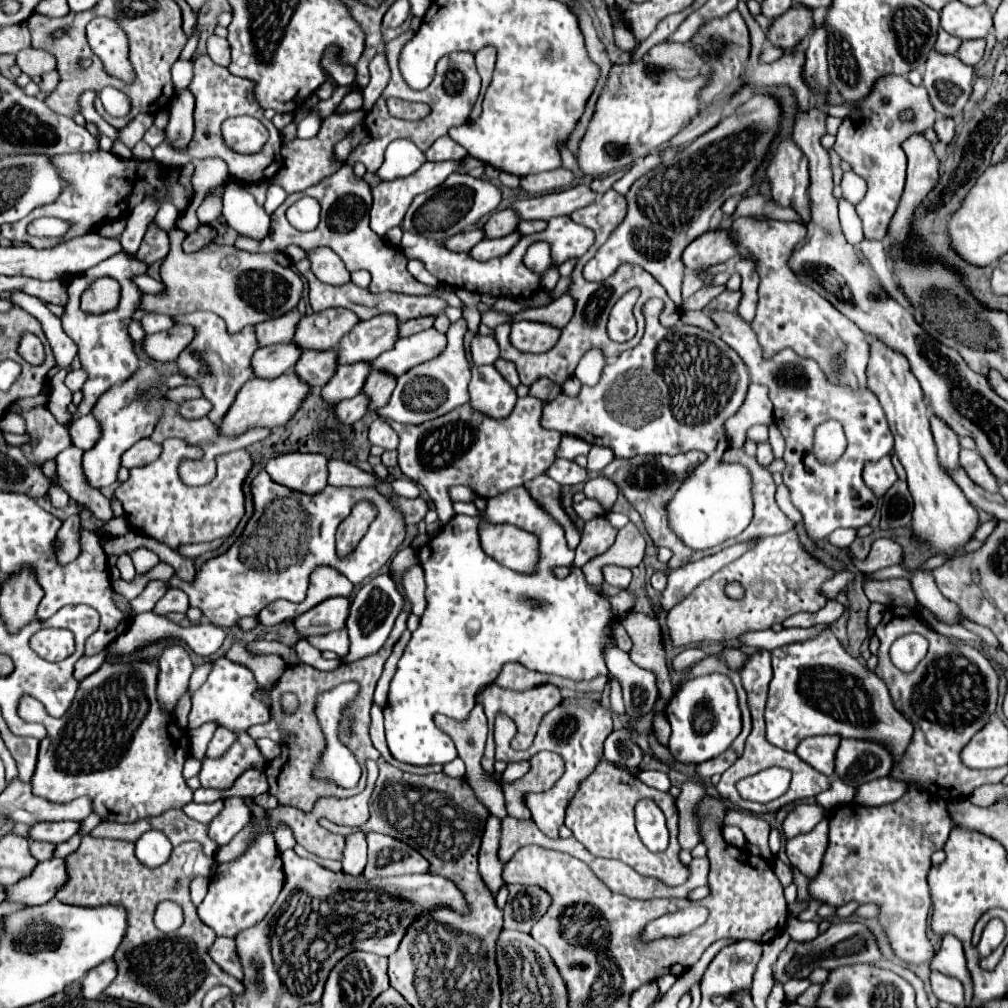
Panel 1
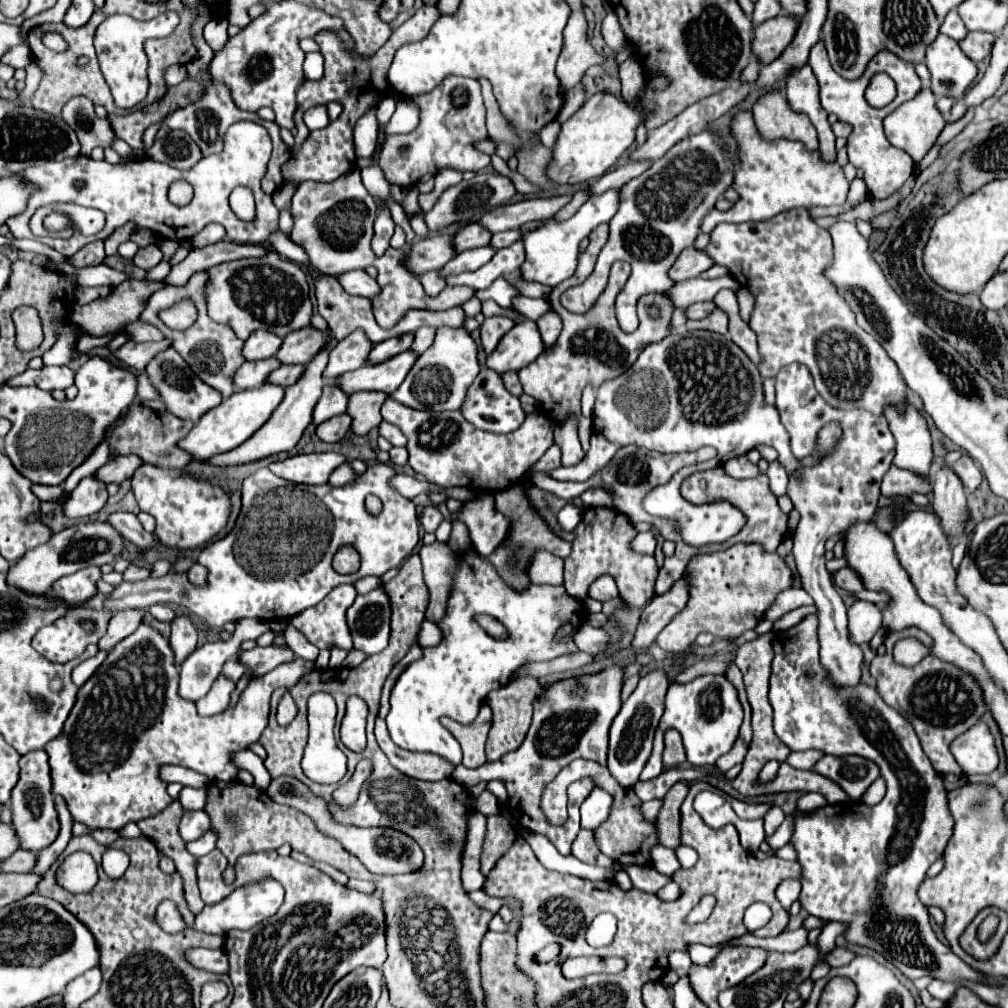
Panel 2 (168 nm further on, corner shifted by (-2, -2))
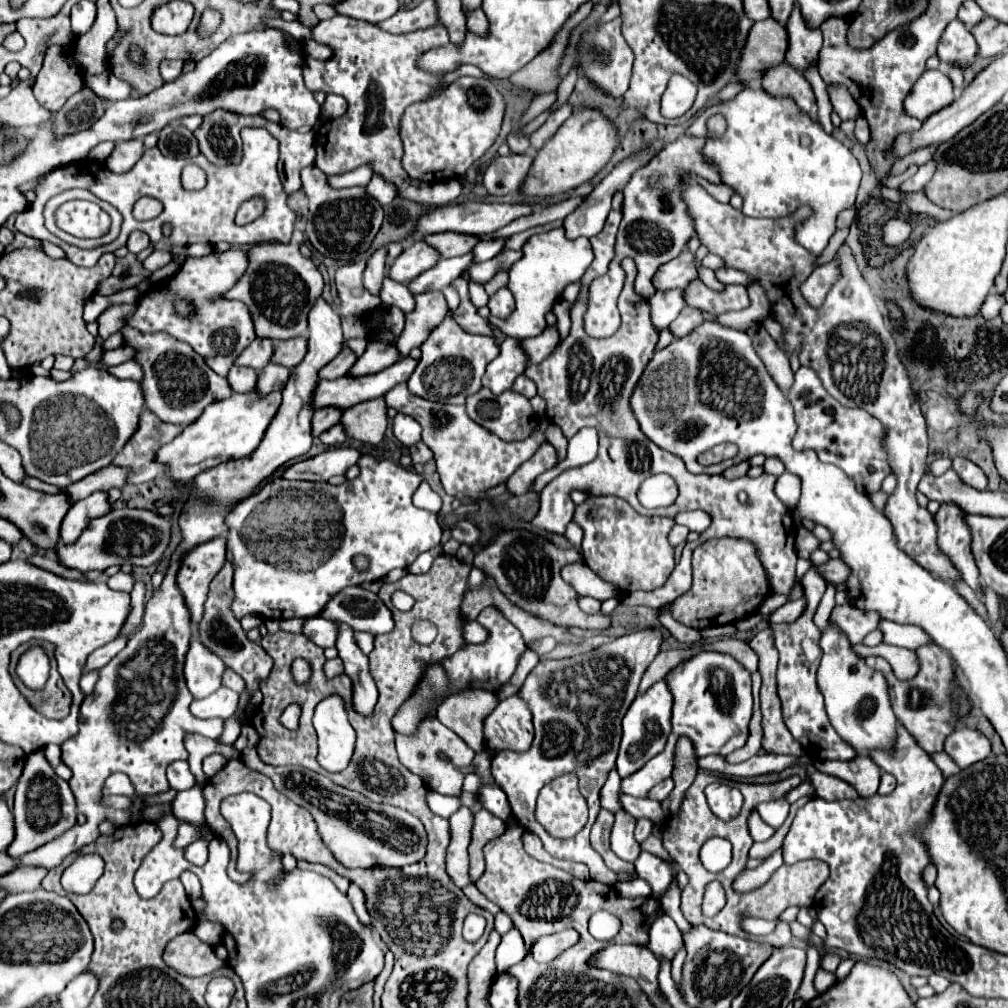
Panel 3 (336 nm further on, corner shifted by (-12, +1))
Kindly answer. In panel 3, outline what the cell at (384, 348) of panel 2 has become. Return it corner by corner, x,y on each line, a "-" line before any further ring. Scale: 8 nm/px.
370,342
368,350
356,360
356,366
352,366
352,372
348,372
348,374
354,378
376,374
376,372
392,366
394,362
398,362
398,358
400,358
400,354
394,344

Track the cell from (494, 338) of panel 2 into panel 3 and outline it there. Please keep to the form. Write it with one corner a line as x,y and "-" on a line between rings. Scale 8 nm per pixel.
508,286
500,288
500,292
496,292
496,294
490,298
488,308
490,308
492,316
498,316
498,318
504,318
504,316
508,316
508,314
512,312
512,308
514,308
514,296
512,296
512,292
508,290

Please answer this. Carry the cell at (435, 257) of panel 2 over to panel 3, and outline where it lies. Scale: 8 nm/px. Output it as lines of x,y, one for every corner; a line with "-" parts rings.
424,240
406,244
402,254
390,266
388,278
402,282
402,284
408,284
416,276
420,276
424,270
432,268
438,260
440,260
440,254
432,246
428,246

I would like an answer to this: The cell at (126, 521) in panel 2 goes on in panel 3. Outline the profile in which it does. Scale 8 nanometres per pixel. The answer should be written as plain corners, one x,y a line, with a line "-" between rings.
226,536
210,540
190,550
178,572
178,588
186,598
192,624
198,624
204,612
204,600
212,576
220,572
226,562

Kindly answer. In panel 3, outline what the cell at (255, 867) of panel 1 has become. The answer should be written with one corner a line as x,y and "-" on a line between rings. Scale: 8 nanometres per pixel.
196,922
194,934
210,946
218,946
222,940
222,926
216,922

